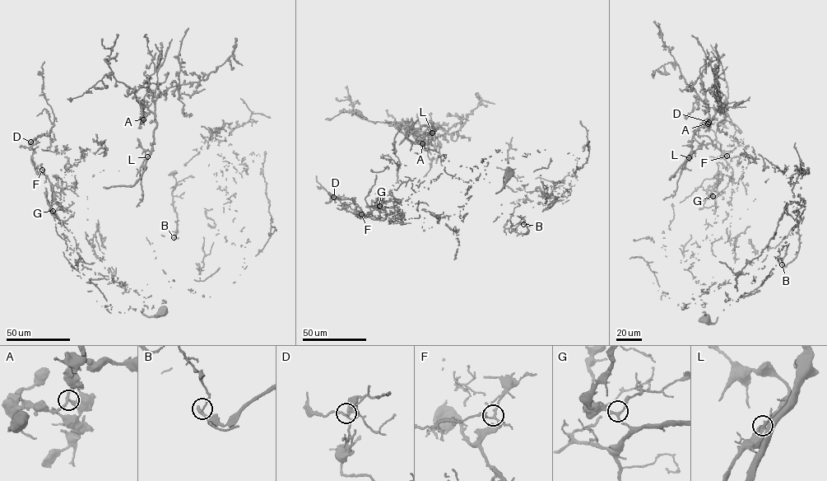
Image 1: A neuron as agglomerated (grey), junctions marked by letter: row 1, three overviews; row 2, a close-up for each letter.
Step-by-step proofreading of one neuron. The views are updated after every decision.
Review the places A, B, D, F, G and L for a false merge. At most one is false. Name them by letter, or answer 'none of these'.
L

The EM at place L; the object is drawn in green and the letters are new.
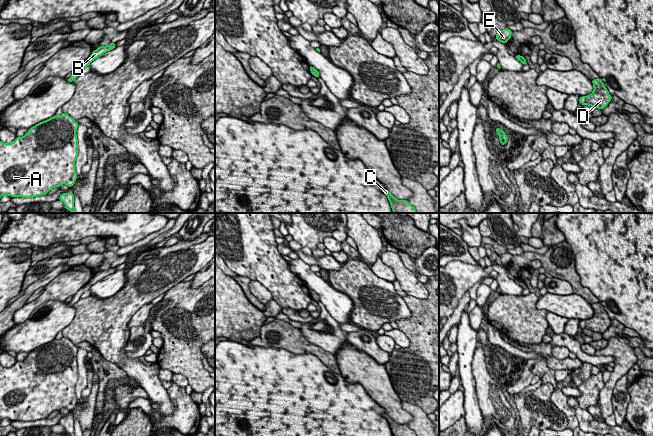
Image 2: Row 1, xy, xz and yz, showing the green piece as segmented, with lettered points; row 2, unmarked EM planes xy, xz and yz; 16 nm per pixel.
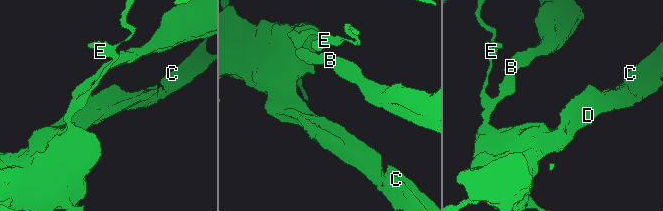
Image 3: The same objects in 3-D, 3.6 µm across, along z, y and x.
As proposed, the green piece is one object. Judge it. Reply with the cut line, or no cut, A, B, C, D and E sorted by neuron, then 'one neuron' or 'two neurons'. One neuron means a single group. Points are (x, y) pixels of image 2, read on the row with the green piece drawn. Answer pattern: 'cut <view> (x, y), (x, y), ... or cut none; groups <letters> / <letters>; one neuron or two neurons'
cut xy (88, 58), (90, 62); groups A C D E / B; two neurons

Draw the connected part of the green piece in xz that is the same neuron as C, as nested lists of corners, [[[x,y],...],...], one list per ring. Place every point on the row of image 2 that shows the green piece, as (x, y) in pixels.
[[[384,189],[383,193],[389,199],[393,213],[417,213],[415,207],[407,200],[401,201],[396,199],[387,189]]]

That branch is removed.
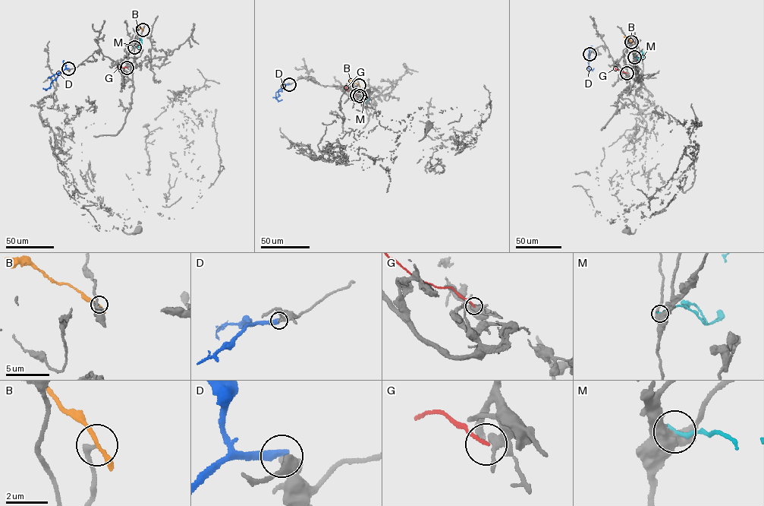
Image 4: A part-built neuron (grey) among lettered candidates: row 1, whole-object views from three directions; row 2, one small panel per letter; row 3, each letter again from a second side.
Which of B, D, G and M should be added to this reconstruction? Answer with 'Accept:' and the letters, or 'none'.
Accept: none

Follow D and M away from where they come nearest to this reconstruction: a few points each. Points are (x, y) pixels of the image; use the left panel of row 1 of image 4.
D: (68, 68), (58, 73), (45, 90), (51, 86)
M: (134, 47), (140, 47), (139, 38)

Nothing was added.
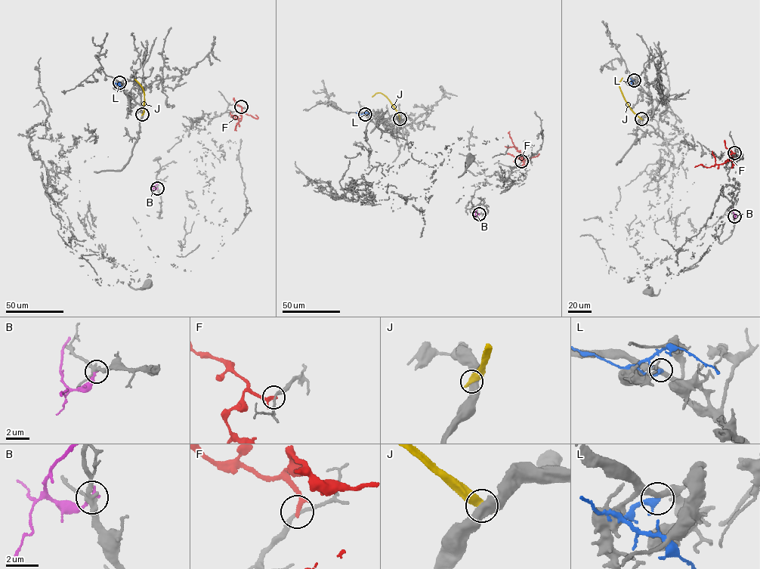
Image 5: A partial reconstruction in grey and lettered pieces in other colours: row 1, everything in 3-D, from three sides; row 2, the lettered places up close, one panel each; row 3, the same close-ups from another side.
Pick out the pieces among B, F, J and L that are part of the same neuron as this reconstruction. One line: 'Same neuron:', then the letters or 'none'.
Same neuron: none

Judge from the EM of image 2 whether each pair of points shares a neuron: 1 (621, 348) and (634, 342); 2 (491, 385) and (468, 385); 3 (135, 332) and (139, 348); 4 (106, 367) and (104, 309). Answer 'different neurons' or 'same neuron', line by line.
1: different neurons
2: different neurons
3: same neuron
4: different neurons

